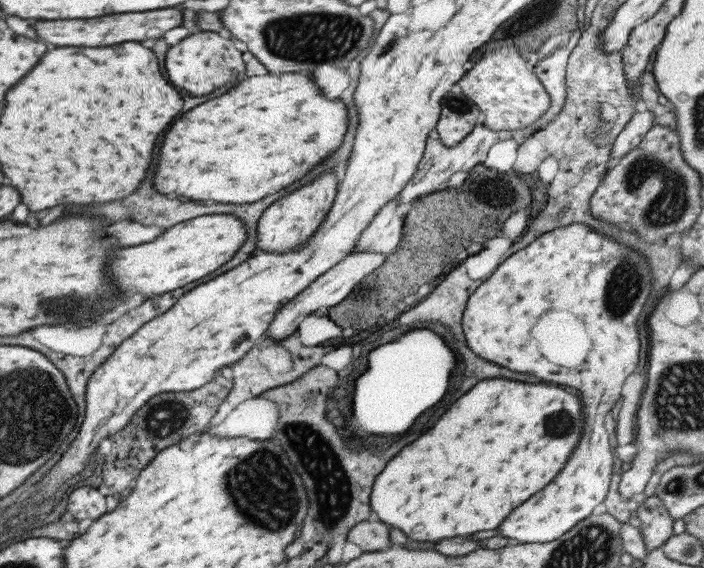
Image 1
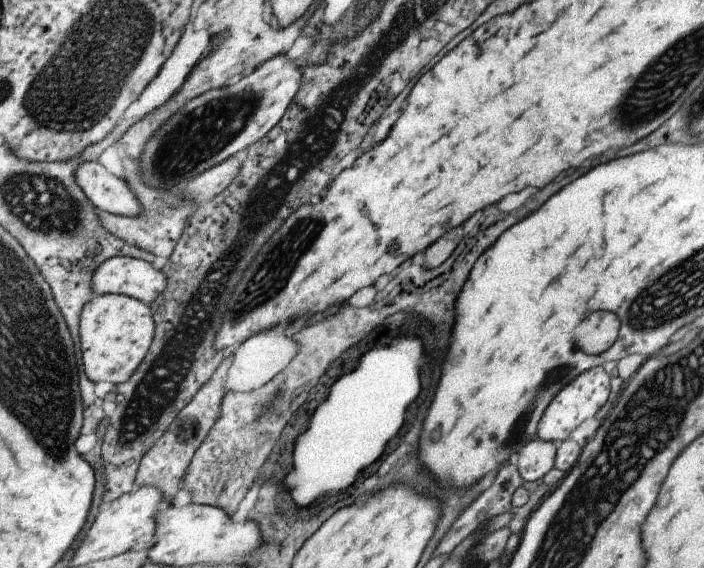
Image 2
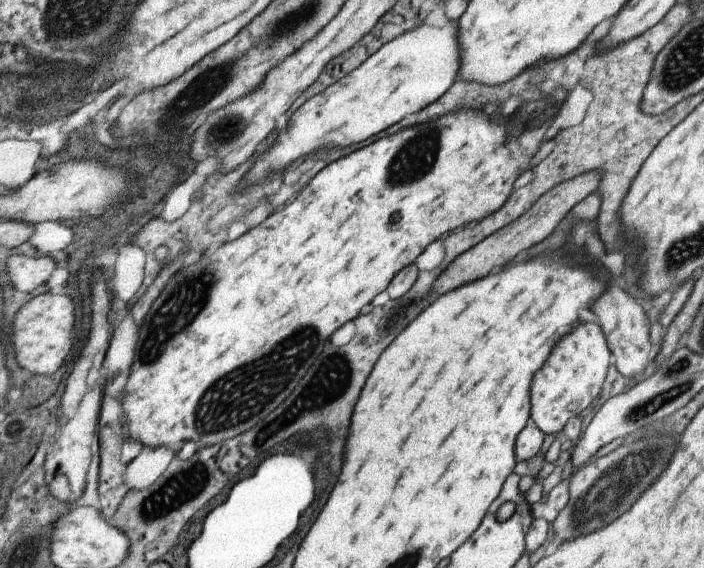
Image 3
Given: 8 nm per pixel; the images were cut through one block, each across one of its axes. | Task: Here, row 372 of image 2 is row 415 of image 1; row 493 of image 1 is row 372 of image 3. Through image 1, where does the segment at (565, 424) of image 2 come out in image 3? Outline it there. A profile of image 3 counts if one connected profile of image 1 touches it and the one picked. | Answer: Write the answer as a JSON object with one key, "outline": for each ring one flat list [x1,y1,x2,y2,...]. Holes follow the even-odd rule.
{"outline":[[579,324,569,336,565,336,549,360,537,372,535,384,531,382,531,404,529,418,537,428,545,434,561,434,567,419,585,410,595,396,599,394,607,366,609,366,609,349,603,332,597,324]]}

